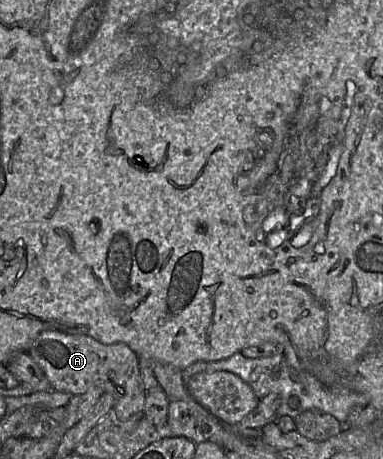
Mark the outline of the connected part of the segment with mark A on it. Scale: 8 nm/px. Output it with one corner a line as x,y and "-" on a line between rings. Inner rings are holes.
48,329
37,336
27,353
43,370
54,390
79,395
99,387
114,397
112,410
120,421
137,422
145,416
146,390
139,359
125,343
103,344
87,335

